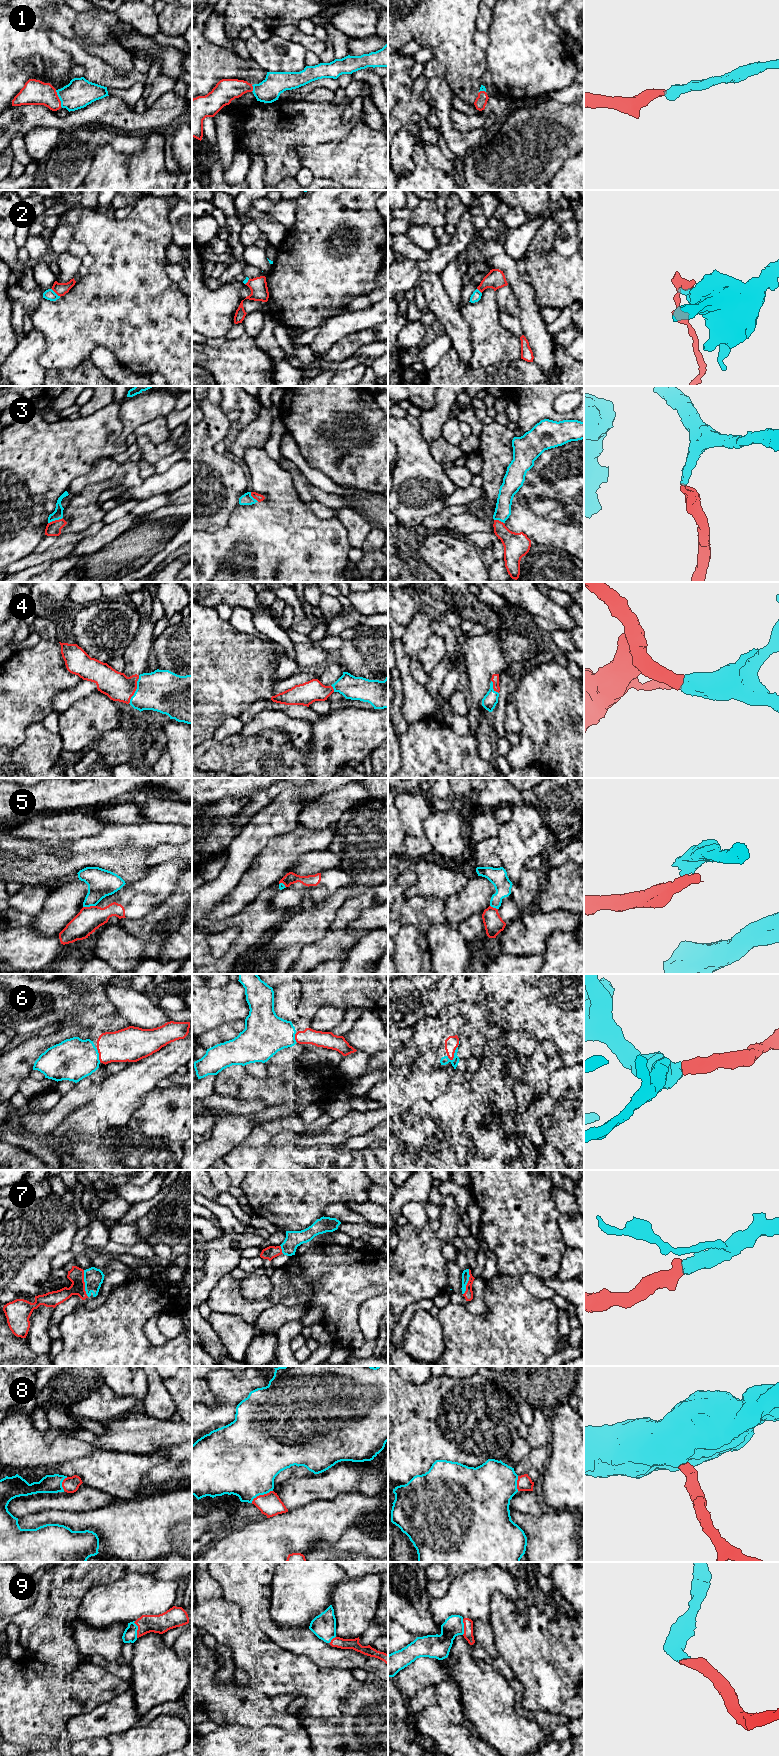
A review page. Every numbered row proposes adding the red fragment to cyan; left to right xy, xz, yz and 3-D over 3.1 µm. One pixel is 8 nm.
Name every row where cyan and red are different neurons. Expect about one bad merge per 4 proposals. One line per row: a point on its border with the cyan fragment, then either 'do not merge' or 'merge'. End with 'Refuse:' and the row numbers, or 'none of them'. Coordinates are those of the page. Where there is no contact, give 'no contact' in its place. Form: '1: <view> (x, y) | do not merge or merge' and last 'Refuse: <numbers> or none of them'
1: xy (59, 98) | merge
2: xy (55, 293) | do not merge
3: xy (55, 519) | merge
4: xy (136, 689) | merge
5: xy (89, 906) | do not merge
6: yz (455, 1051) | merge
7: xy (85, 1283) | merge
8: xz (261, 1494) | merge
9: xy (137, 1629) | merge
Refuse: 2, 5

